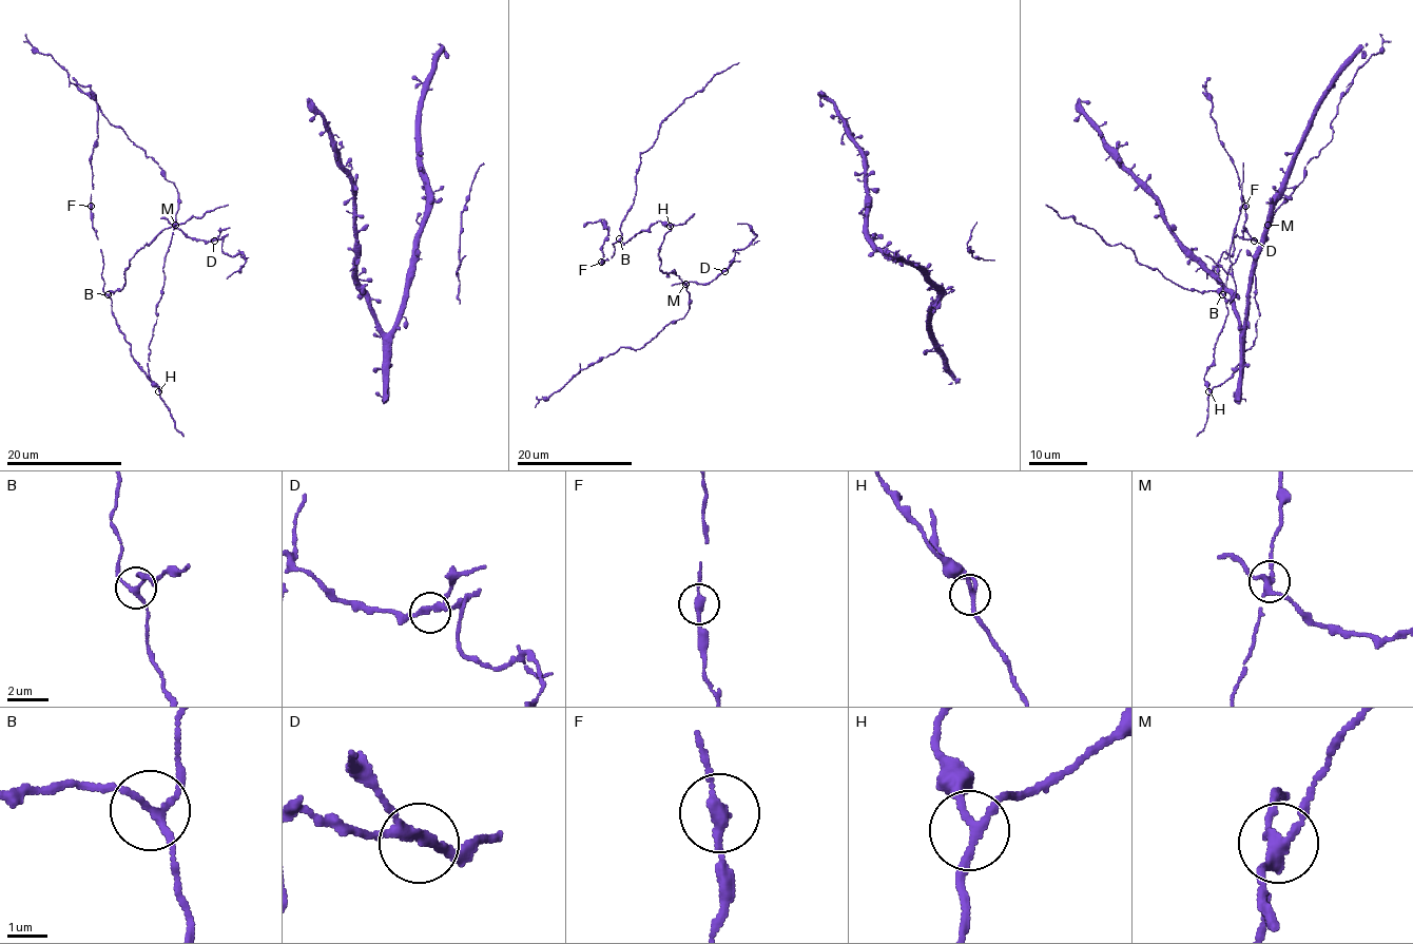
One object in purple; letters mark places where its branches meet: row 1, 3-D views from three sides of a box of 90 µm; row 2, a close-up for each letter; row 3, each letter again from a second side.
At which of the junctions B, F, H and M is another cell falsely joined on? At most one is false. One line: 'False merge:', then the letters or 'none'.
False merge: M

